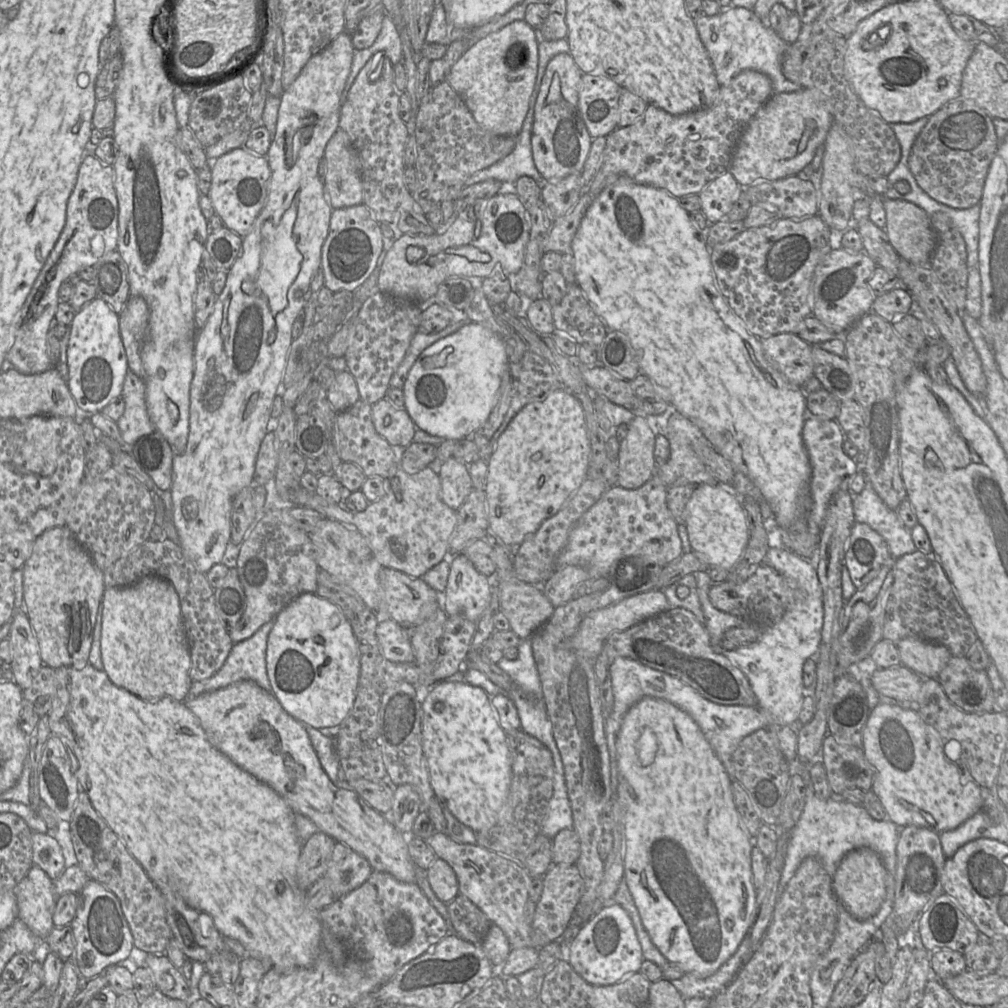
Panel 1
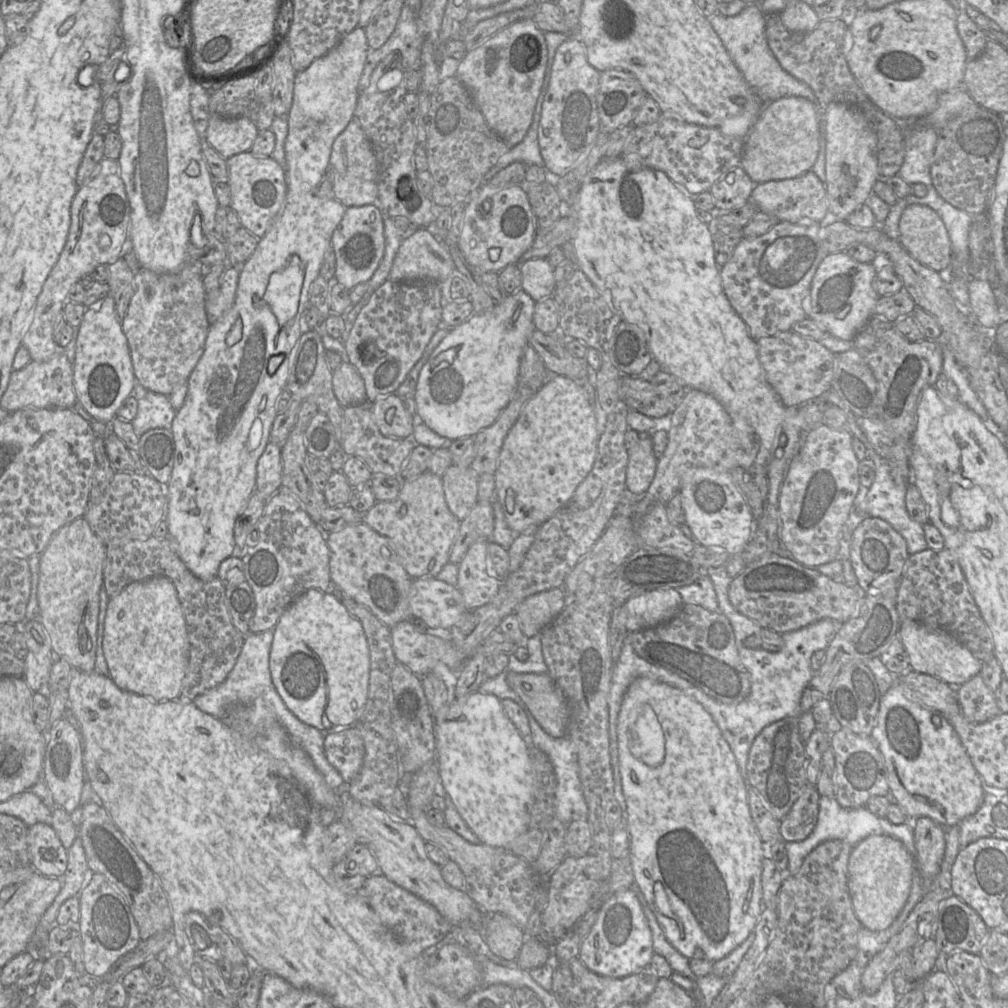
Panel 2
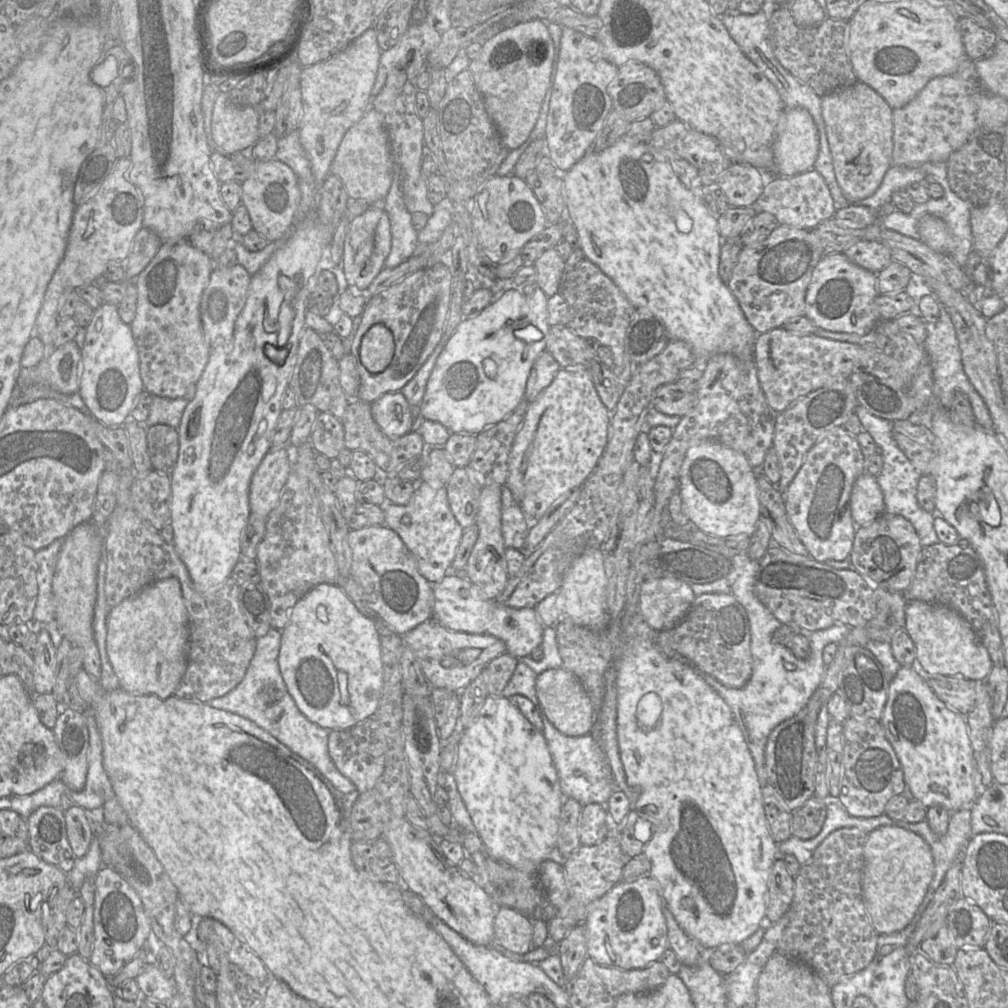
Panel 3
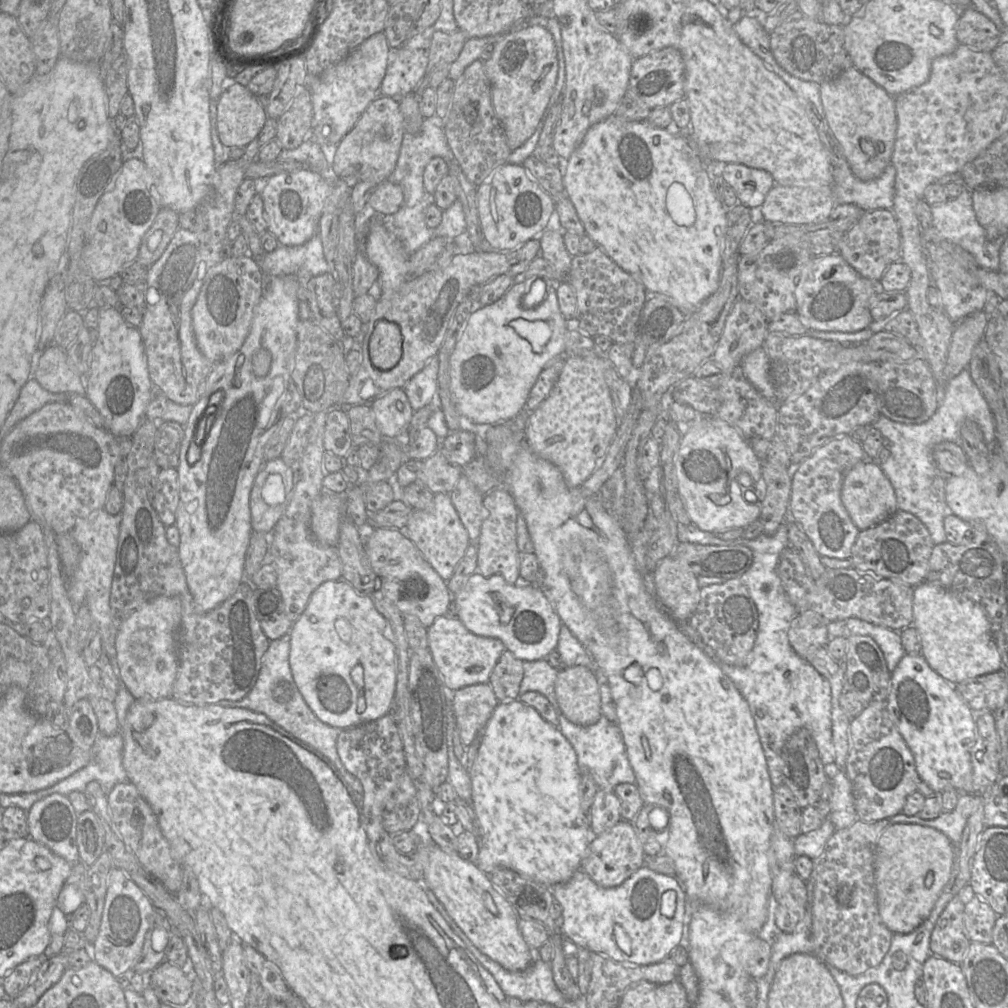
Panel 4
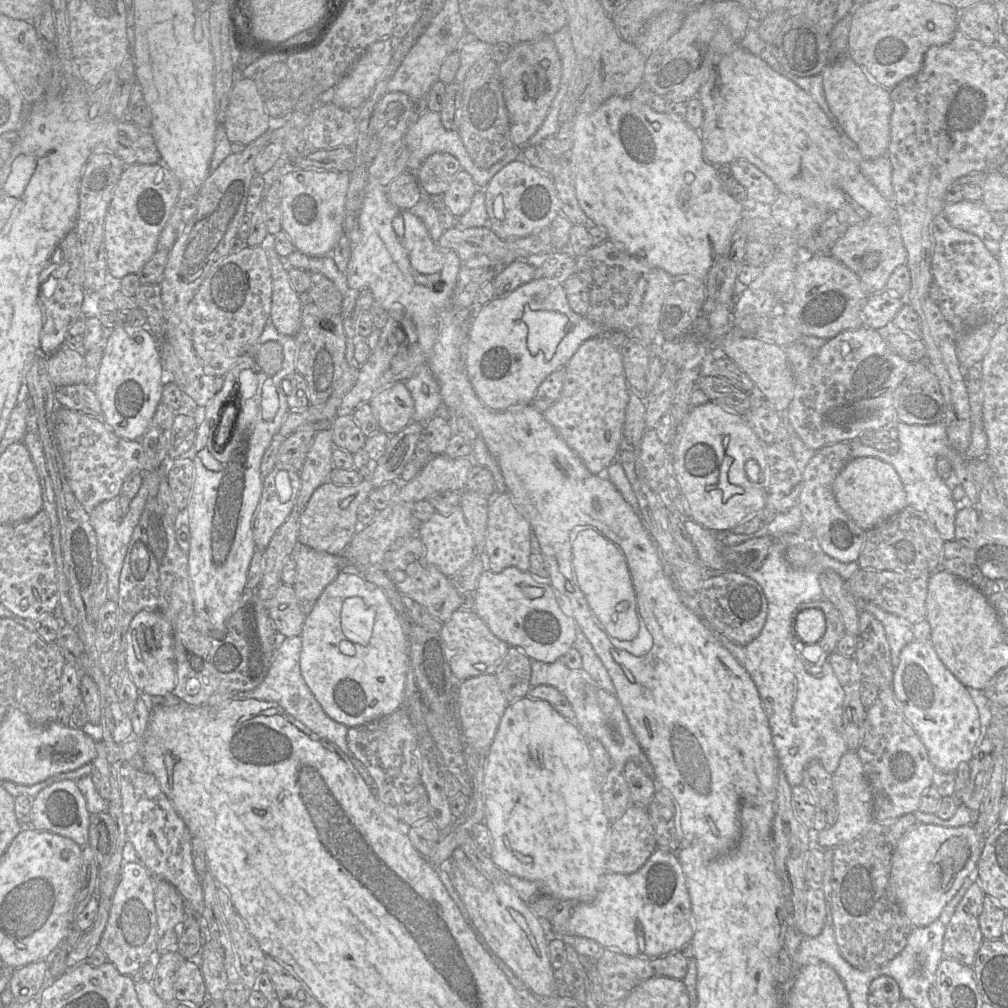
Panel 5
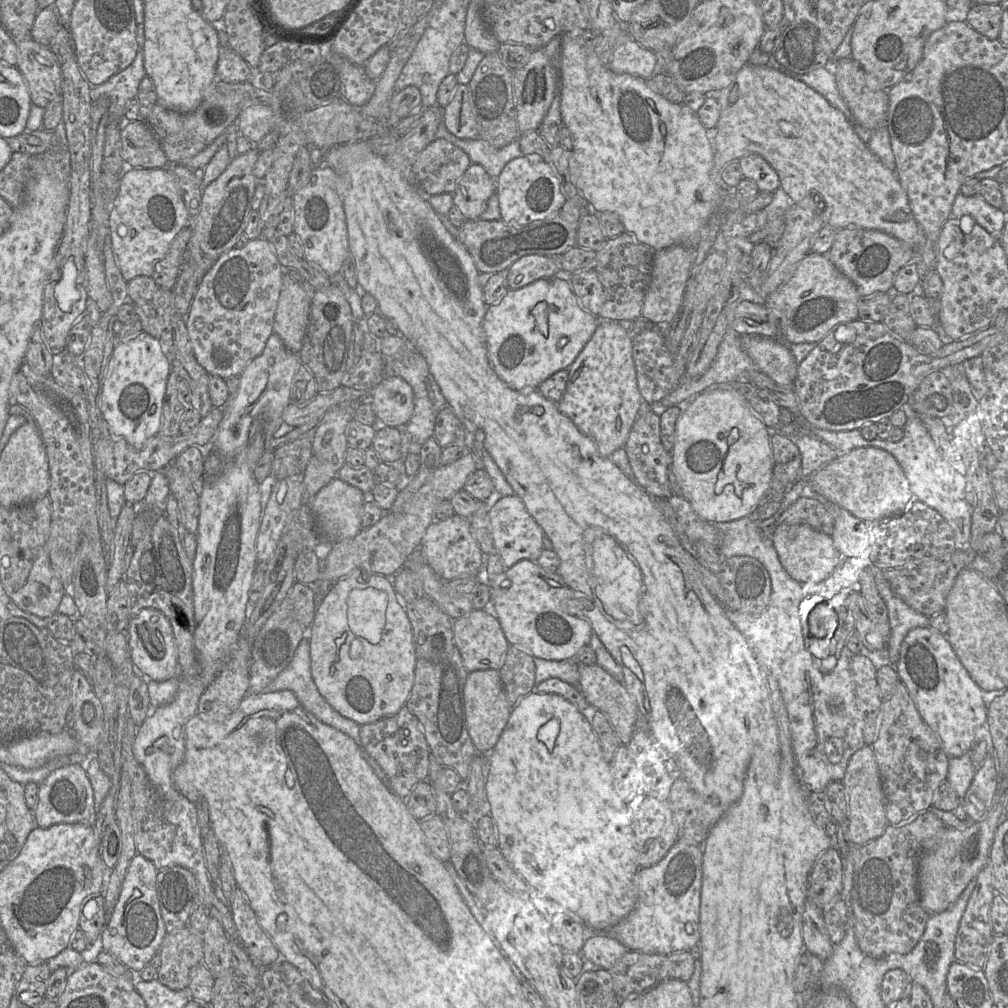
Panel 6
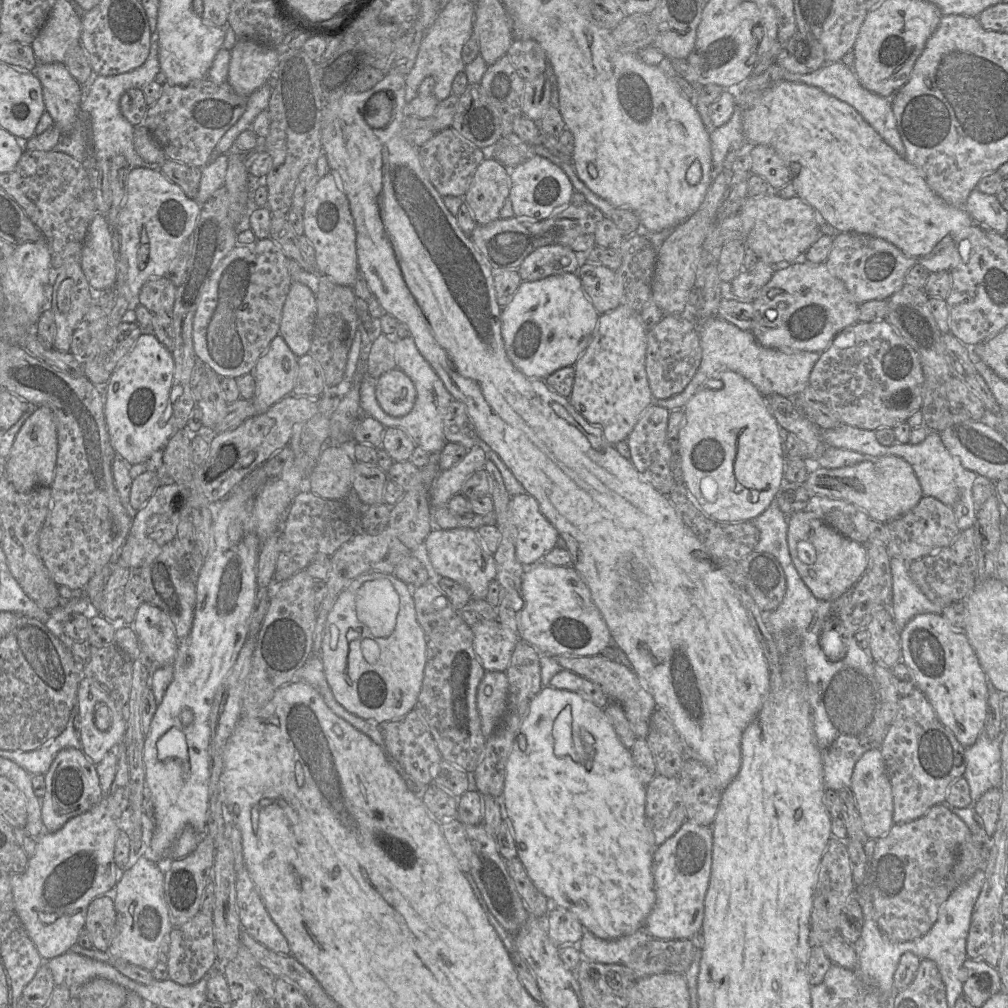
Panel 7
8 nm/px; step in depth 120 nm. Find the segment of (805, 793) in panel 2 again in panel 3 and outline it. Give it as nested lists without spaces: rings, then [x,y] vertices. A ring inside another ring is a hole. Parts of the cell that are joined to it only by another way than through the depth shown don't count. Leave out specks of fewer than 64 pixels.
[[[815,796],[809,798],[800,808],[793,811],[792,836],[802,840],[815,837],[821,830],[826,817],[826,801]]]

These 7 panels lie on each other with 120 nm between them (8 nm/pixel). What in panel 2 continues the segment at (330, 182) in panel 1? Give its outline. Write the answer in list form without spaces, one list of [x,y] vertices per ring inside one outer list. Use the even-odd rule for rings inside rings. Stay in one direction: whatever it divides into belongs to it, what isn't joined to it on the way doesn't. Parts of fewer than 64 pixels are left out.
[[[353,118],[335,139],[329,163],[334,194],[343,206],[361,207],[372,204],[378,199],[379,166],[370,141],[358,119]]]

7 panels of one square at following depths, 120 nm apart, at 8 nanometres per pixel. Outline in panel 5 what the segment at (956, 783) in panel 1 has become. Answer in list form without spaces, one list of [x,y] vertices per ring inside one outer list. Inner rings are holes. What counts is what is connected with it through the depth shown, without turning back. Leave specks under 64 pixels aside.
[[[914,640],[904,647],[893,674],[892,690],[937,772],[956,772],[962,763],[971,761],[984,733],[977,706],[969,688],[946,668],[930,640]]]

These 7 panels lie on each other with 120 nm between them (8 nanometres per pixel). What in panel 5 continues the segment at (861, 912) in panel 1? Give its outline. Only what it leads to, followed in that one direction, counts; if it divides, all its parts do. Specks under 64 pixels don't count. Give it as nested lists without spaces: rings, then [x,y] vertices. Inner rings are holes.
[[[917,823],[899,840],[892,855],[890,872],[891,893],[914,927],[934,922],[945,905],[957,894],[970,873],[977,868],[985,839],[981,839],[973,825],[943,827]]]

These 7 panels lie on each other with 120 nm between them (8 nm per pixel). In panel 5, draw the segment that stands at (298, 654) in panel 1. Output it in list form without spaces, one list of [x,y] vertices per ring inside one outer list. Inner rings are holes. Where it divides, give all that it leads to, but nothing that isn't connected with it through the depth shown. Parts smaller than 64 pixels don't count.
[[[341,571],[338,576],[324,588],[312,610],[305,617],[300,637],[302,640],[302,650],[300,654],[302,676],[314,697],[330,718],[349,728],[376,721],[402,707],[406,672],[409,666],[409,639],[402,628],[397,612],[390,604],[384,592],[376,585],[365,580],[360,573]]]

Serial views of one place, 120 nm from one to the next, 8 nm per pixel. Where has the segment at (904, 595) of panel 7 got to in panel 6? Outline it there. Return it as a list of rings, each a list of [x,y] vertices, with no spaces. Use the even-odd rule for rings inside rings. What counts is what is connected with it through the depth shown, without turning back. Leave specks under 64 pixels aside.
[[[869,565],[869,568],[865,570],[871,570],[875,574],[878,591],[888,609],[890,622],[889,658],[890,663],[896,666],[903,640],[907,634],[912,629],[929,626],[929,617],[912,609],[892,592],[889,582],[883,575],[883,570],[873,565]]]

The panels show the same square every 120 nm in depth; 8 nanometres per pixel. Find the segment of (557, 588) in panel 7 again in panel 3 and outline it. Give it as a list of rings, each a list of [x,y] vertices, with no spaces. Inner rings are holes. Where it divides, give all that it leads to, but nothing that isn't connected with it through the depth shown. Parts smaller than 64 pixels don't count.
[[[446,575],[440,582],[432,584],[435,597],[435,602],[433,606],[433,619],[436,620],[442,626],[446,627],[447,629],[471,634],[488,634],[495,636],[505,643],[506,651],[518,659],[524,656],[529,656],[535,648],[540,647],[543,639],[544,626],[540,622],[534,608],[512,608],[498,603],[495,599],[487,599],[477,585],[470,582],[467,578],[460,578],[455,575]]]

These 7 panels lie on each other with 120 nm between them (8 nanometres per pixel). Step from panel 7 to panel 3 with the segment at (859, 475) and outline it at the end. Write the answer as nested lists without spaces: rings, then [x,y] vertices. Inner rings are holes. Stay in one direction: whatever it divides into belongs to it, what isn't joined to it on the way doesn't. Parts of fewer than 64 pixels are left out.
[[[864,472],[856,479],[850,497],[850,511],[853,521],[861,527],[885,512],[883,493],[875,476]]]

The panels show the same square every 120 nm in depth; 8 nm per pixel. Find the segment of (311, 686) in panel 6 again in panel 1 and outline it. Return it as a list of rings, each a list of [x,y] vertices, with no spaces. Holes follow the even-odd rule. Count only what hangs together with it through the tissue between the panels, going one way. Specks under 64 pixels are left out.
[[[271,620],[250,638],[234,643],[223,666],[212,677],[192,682],[186,699],[196,698],[241,680],[252,680],[271,692],[266,669],[266,650],[268,635],[273,626],[274,620]],[[306,726],[313,749],[330,780],[339,787],[348,787],[339,765],[334,738],[323,735],[318,729]]]

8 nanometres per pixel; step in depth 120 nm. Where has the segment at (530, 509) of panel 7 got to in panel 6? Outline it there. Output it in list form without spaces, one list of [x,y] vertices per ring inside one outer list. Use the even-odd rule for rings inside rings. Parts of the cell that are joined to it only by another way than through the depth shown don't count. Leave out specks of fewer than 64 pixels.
[[[516,495],[502,496],[499,498],[488,510],[491,530],[493,534],[494,550],[497,552],[503,561],[506,568],[514,565],[520,560],[535,561],[543,548],[544,538],[546,537],[543,529],[534,520],[534,518],[527,511],[523,501]]]

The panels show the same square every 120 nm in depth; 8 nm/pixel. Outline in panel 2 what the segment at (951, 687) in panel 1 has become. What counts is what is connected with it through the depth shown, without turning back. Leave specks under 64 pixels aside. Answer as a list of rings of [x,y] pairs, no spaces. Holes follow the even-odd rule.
[[[980,673],[955,688],[961,711],[969,722],[983,723],[1000,713],[995,692],[984,683]]]

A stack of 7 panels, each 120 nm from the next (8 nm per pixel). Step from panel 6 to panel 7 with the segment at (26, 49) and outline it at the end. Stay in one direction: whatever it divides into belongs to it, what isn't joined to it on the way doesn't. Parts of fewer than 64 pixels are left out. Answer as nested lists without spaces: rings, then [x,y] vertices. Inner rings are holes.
[[[38,62],[32,73],[41,83],[45,110],[61,132],[69,132],[79,120],[83,86],[71,76],[63,63]]]

